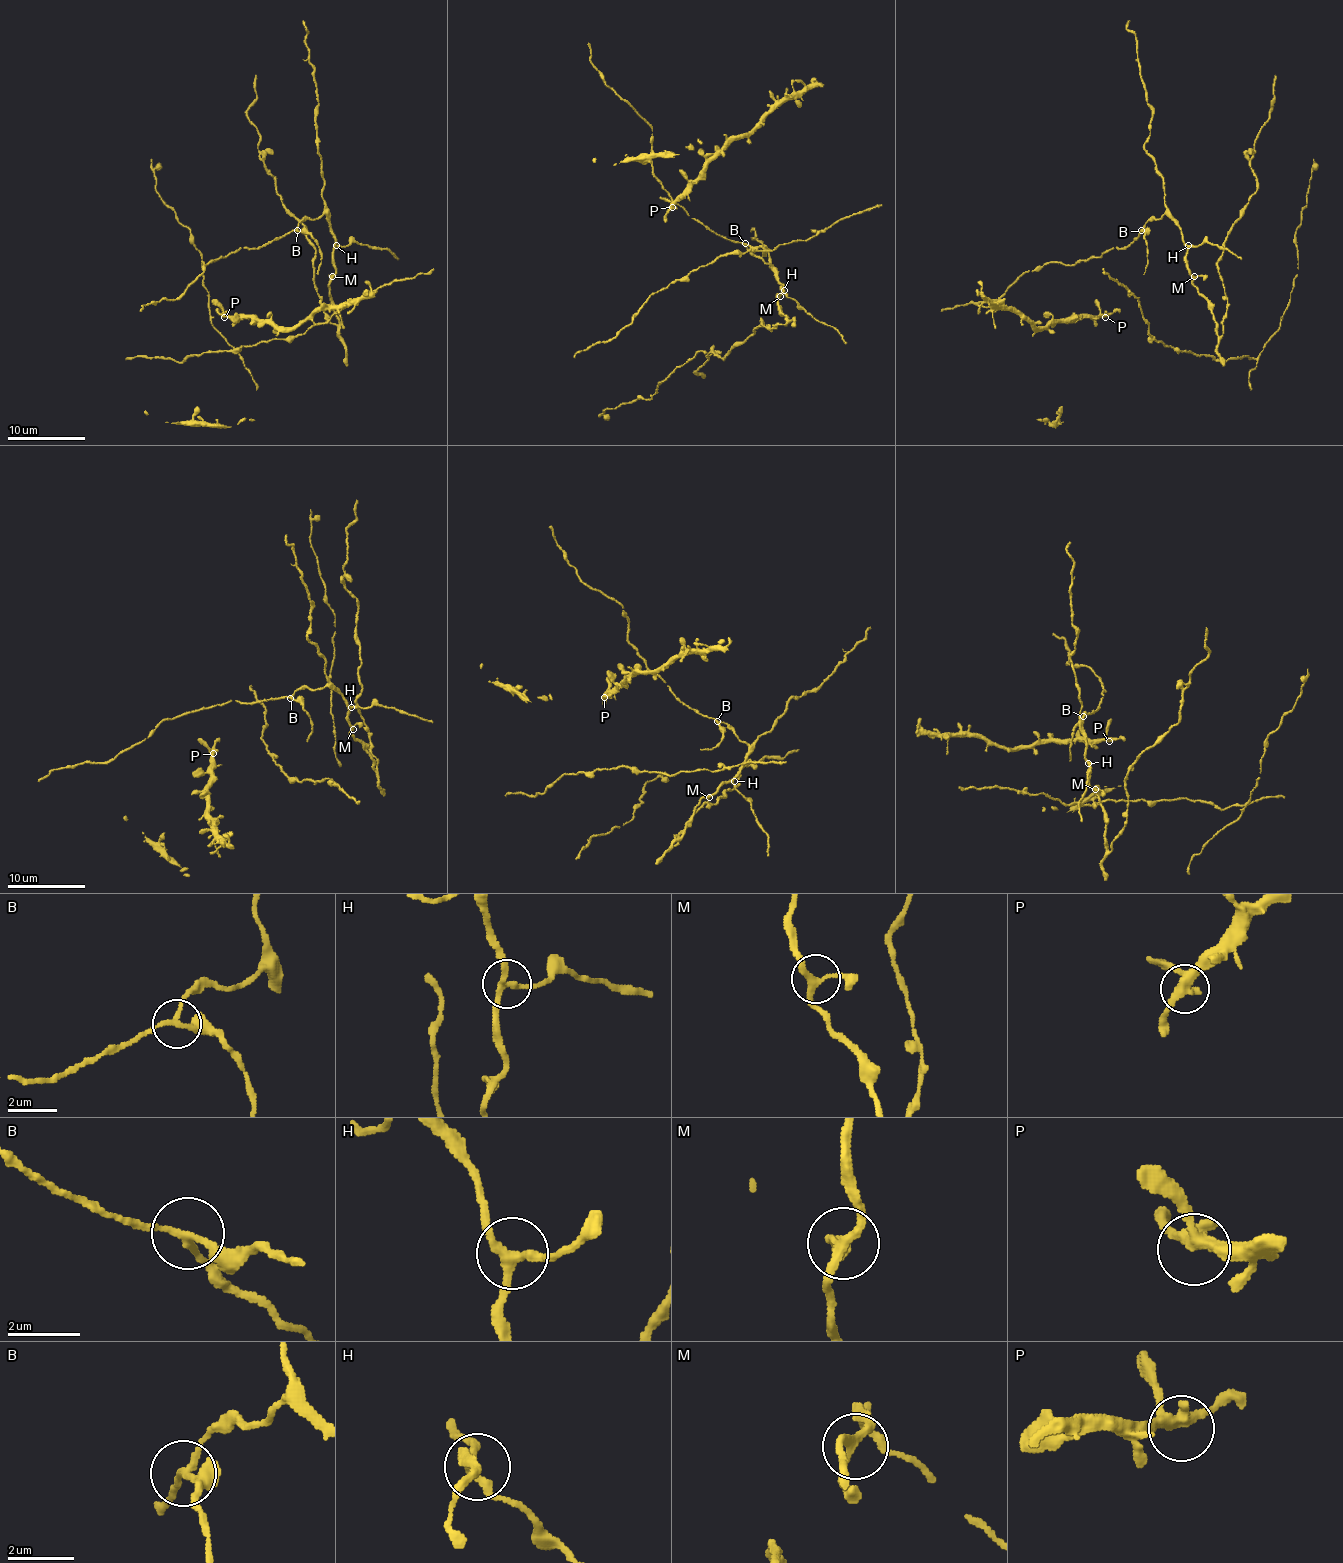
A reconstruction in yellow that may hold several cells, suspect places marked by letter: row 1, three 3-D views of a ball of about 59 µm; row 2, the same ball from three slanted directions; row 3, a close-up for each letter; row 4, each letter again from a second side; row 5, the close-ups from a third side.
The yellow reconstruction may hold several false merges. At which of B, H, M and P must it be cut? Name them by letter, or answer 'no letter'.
B

